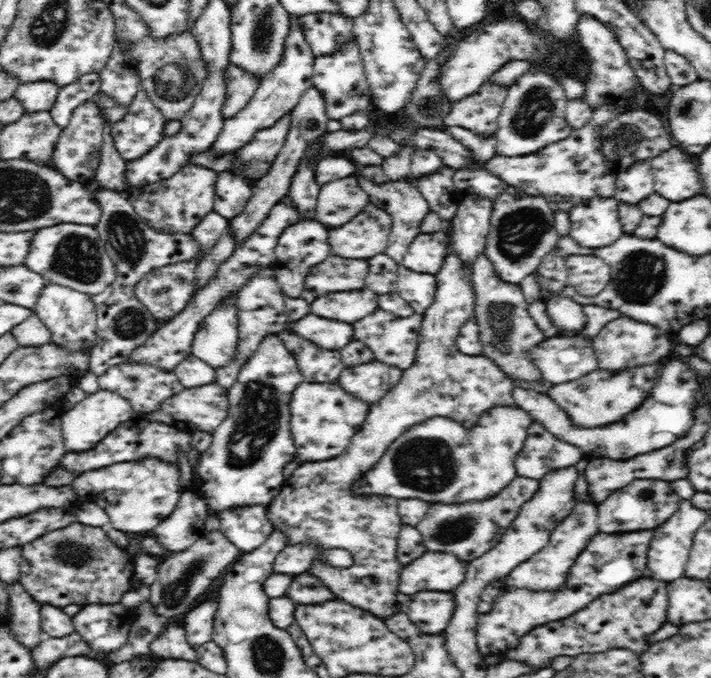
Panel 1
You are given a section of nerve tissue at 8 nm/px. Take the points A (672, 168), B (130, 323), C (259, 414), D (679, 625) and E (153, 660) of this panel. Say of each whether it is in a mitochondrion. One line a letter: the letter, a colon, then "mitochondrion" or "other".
A: other
B: mitochondrion
C: mitochondrion
D: other
E: other

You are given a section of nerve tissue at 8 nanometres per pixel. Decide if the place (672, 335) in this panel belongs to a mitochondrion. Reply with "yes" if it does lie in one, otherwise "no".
no

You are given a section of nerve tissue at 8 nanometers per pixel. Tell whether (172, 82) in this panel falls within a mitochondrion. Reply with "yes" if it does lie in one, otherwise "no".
yes

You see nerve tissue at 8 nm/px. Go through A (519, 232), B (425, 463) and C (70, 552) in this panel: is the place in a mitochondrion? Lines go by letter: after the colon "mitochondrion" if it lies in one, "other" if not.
A: mitochondrion
B: mitochondrion
C: mitochondrion

